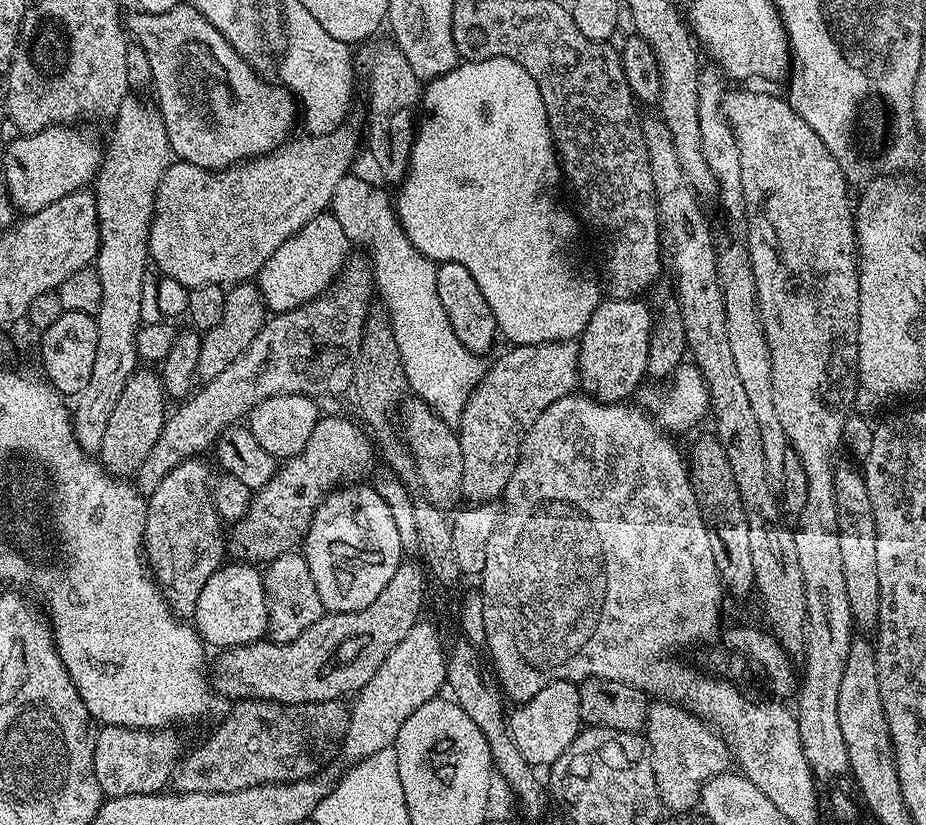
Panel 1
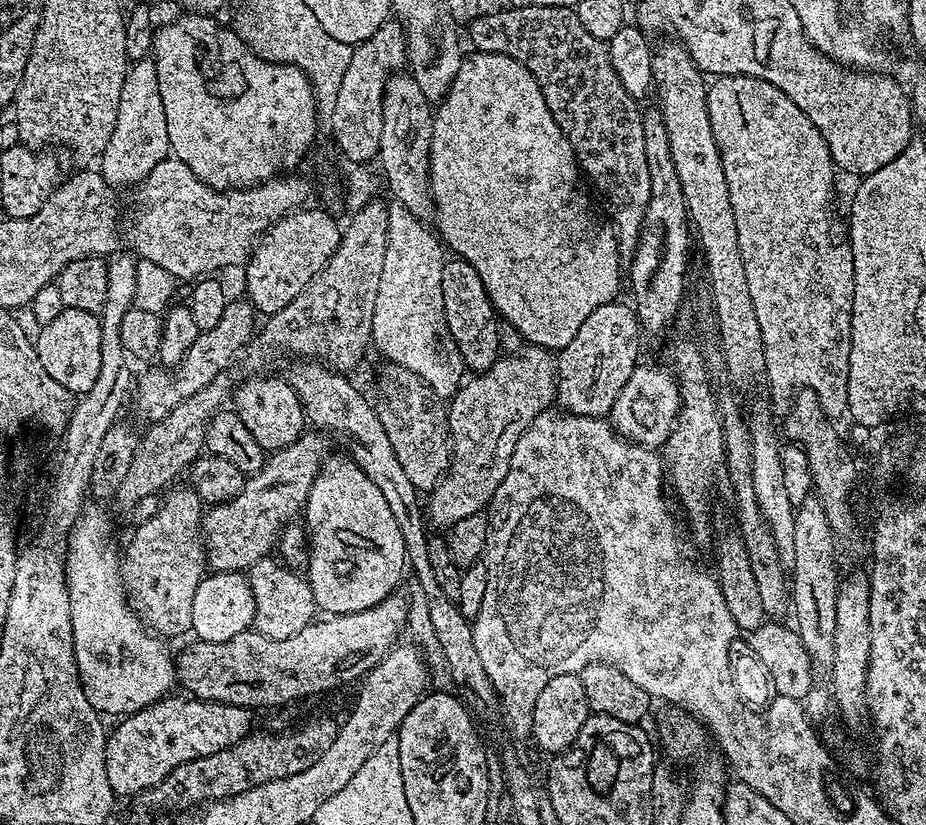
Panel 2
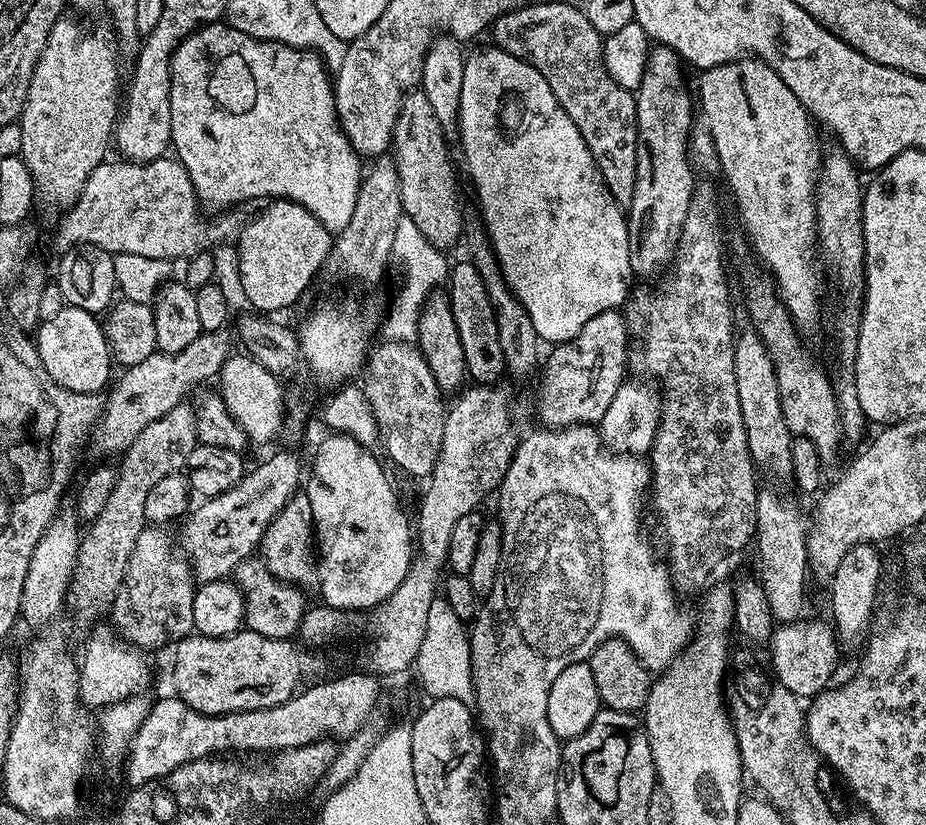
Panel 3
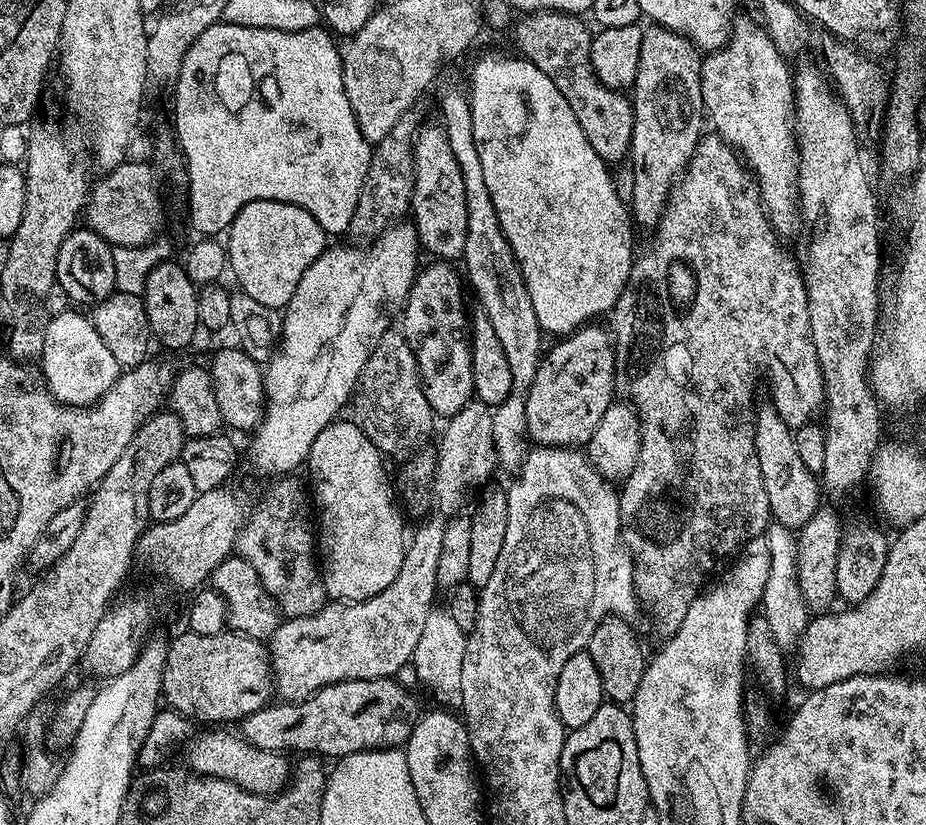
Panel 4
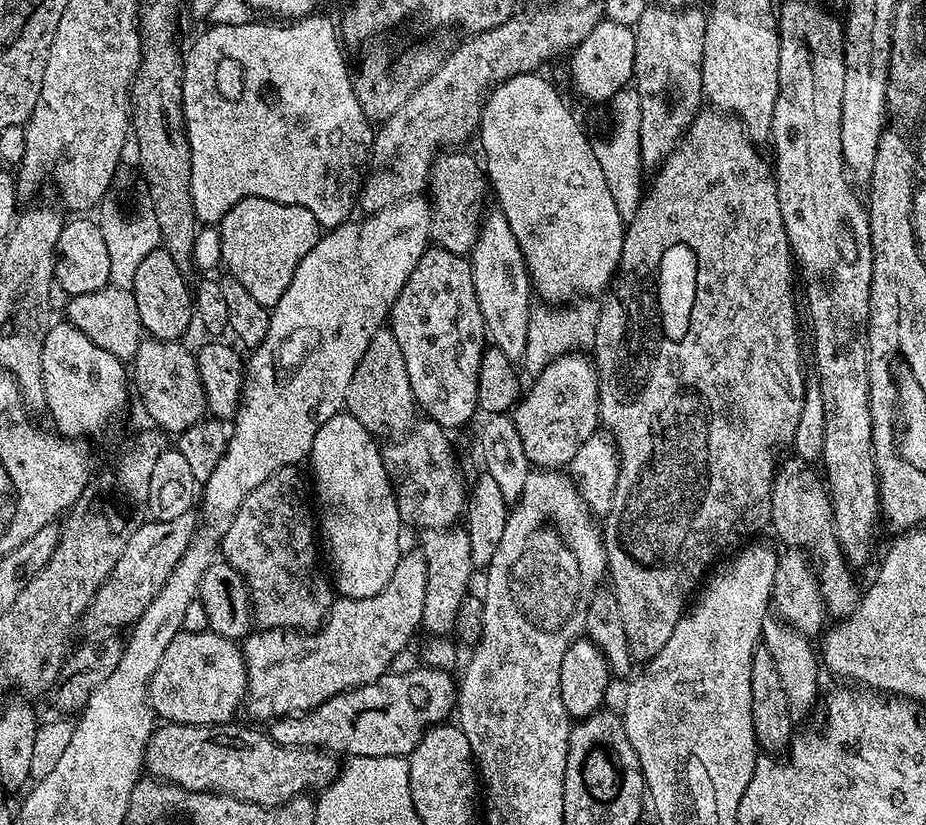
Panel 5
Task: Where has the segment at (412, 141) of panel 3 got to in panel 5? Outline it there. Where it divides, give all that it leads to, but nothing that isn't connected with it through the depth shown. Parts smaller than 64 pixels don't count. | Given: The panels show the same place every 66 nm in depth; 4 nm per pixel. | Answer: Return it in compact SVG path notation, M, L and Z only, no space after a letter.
M448 150L443 154L437 155L432 162L430 173L430 203L432 205L432 226L430 236L439 247L450 250L454 254L467 257L475 246L479 236L481 219L486 211L484 204L484 186L486 190L486 172L483 167L472 156L467 156L464 150Z

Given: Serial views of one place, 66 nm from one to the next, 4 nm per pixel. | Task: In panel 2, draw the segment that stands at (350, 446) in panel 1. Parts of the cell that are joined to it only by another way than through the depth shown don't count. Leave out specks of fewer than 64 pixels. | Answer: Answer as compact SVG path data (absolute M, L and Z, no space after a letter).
M299 436L290 446L279 448L265 459L260 472L245 479L242 490L226 504L211 505L205 511L202 535L213 572L244 572L254 562L265 559L277 547L287 524L303 513L304 504L326 459L324 444L316 436Z

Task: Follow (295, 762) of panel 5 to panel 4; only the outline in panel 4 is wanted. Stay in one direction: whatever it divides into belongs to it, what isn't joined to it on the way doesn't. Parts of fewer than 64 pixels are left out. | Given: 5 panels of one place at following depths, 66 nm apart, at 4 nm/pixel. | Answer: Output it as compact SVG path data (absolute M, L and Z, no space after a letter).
M204 730L201 736L196 736L187 741L188 748L187 767L197 776L213 776L234 782L242 786L242 790L274 796L277 792L284 791L290 783L289 757L283 752L271 752L262 750L250 742L246 742L243 736L232 730Z

